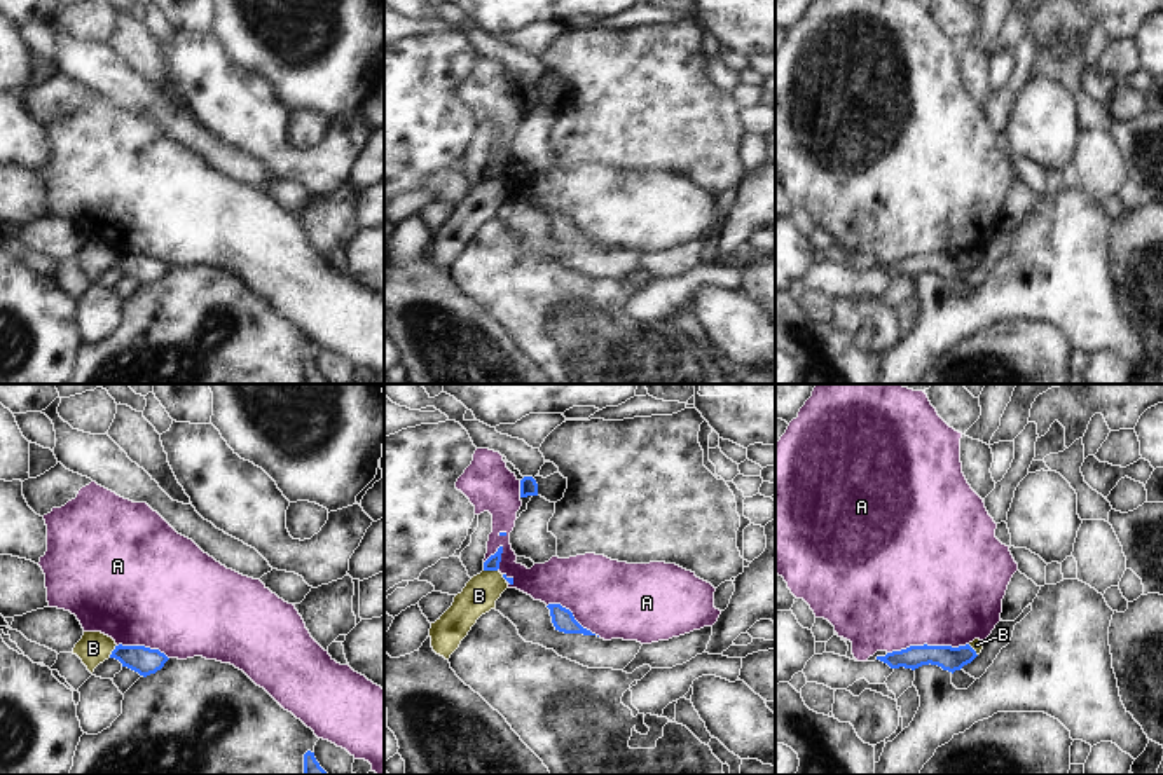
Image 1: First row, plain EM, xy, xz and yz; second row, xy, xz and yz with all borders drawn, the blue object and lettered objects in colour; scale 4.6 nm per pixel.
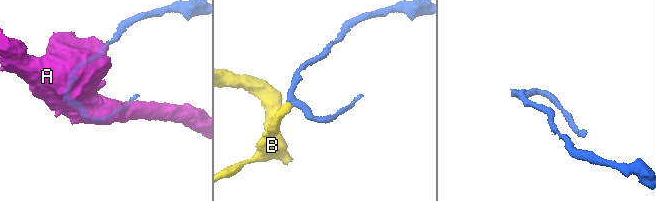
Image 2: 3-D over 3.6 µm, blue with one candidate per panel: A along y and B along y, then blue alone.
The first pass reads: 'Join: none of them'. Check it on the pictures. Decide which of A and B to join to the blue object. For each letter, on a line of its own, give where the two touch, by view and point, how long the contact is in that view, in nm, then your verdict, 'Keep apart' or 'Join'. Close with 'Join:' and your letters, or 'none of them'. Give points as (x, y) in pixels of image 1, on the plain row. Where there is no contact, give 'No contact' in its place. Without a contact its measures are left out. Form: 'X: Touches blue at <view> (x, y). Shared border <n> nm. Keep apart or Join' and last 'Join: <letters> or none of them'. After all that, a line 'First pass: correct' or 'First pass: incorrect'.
A: Touches blue at yz (926, 253). Shared border 380 nm. Keep apart
B: Touches blue at xz (491, 178). Shared border 60 nm. Keep apart
Join: none of them
First pass: correct

